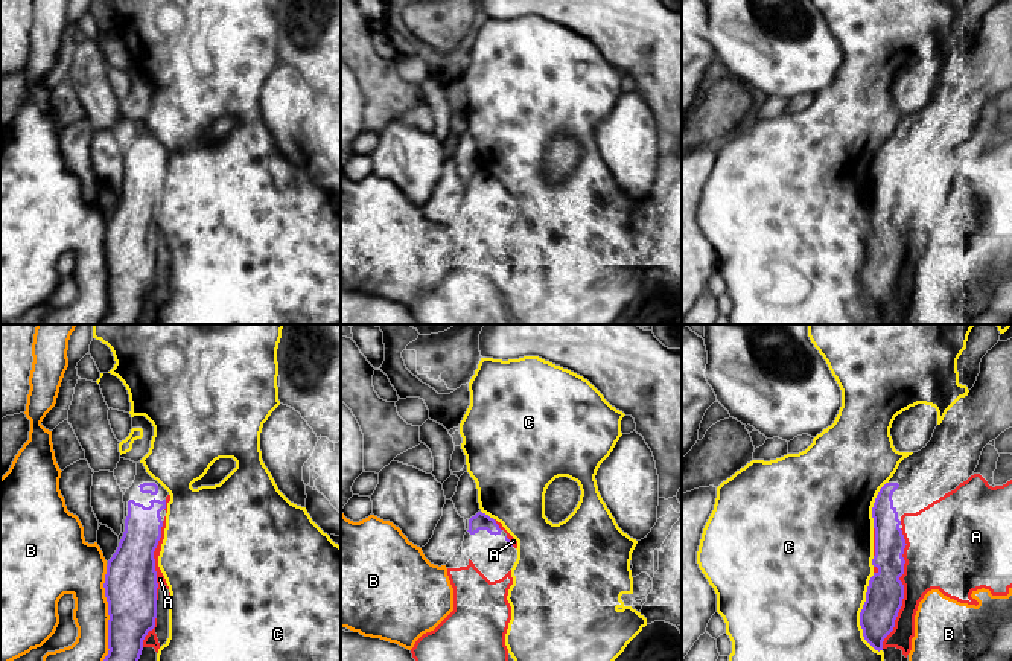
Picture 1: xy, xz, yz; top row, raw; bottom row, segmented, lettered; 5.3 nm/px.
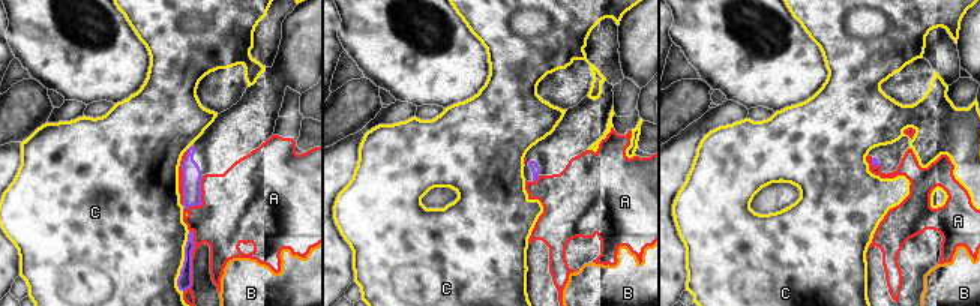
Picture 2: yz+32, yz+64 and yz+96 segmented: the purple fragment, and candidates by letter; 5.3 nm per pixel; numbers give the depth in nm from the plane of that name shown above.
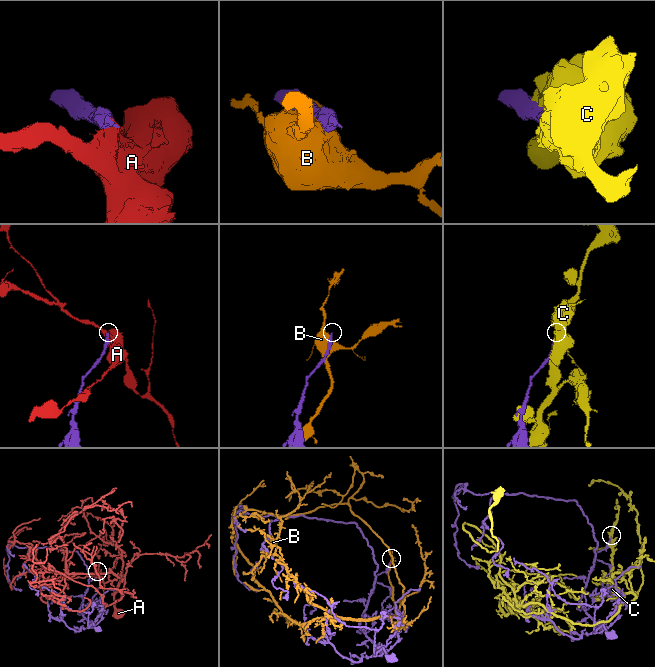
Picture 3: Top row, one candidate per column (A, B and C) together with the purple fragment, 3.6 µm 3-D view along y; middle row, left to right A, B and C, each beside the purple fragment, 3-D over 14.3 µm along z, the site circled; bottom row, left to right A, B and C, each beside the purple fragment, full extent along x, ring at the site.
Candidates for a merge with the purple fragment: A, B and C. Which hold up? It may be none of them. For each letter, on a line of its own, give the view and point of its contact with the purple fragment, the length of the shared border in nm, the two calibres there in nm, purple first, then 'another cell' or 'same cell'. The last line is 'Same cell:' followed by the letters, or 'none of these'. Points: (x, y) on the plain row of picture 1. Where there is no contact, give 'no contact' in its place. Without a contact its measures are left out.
A: yz (903, 247) | 650 nm | 190/360 nm | another cell
B: xy (108, 273) | 550 nm | 280/240 nm | another cell
C: yz (860, 271) | 420 nm | 190/500 nm | another cell
Same cell: none of these

